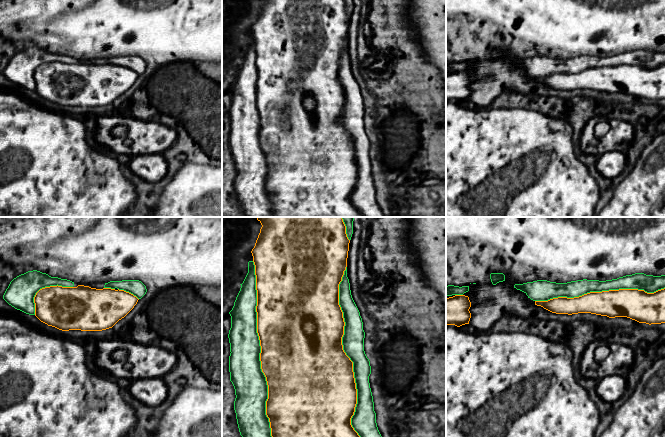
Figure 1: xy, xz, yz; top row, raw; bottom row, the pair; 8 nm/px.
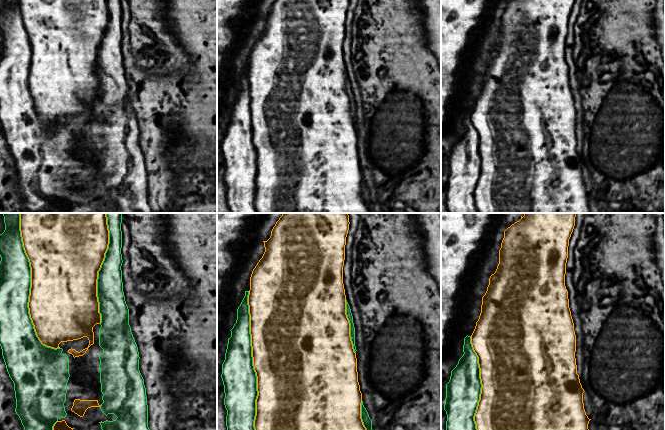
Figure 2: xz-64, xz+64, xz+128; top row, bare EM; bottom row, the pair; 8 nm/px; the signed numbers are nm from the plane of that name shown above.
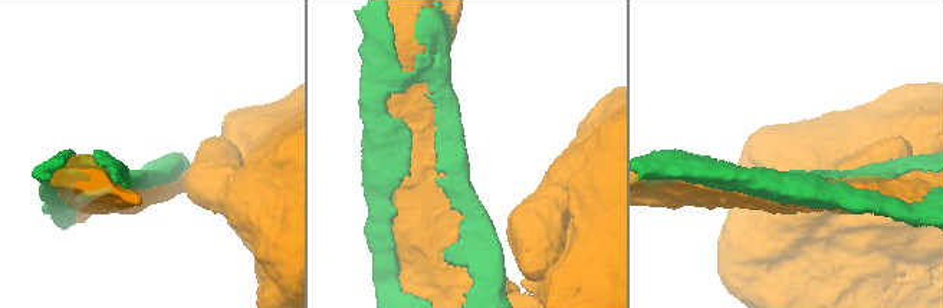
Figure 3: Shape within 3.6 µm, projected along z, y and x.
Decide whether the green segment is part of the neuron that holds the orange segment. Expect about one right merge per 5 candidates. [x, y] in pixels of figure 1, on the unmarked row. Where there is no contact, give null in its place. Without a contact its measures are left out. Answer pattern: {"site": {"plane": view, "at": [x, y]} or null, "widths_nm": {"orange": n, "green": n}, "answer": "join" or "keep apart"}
{"site": {"plane": "xz", "at": [261, 127]}, "widths_nm": {"orange": 500, "green": 260}, "answer": "keep apart"}

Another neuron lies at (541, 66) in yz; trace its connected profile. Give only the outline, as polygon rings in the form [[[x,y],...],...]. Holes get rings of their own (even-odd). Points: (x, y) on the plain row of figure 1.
[[[635,49],[606,57],[583,55],[567,59],[537,56],[515,60],[514,64],[524,68],[533,77],[548,77],[558,73],[574,74],[590,68],[619,65],[638,65],[654,69],[665,64],[665,51],[653,52]]]

